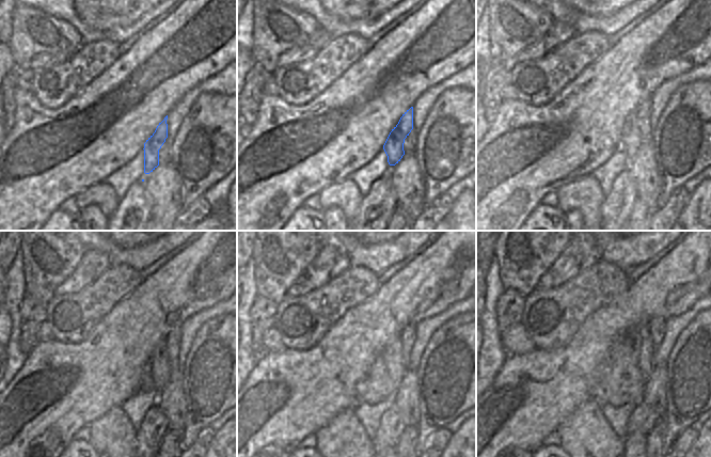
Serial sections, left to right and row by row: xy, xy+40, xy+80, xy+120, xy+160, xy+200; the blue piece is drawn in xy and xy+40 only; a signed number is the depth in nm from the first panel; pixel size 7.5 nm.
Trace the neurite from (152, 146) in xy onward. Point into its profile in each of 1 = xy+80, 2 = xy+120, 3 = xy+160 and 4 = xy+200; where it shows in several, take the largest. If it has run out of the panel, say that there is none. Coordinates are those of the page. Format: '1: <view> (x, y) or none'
1: xy+80 (634, 134)
2: xy+120 (167, 364)
3: xy+160 (408, 336)
4: xy+200 (647, 348)

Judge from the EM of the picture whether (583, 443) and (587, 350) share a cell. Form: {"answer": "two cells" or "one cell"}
{"answer": "two cells"}

